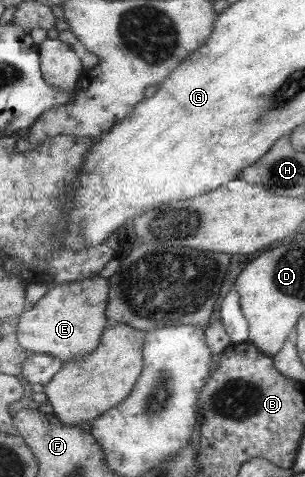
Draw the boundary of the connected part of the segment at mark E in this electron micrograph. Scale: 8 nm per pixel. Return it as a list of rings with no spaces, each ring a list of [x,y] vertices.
[[[109,279],[72,281],[49,286],[44,298],[28,308],[19,322],[19,343],[31,354],[53,355],[64,364],[79,356],[88,356],[103,342],[103,336],[111,325],[107,315],[111,282]]]

